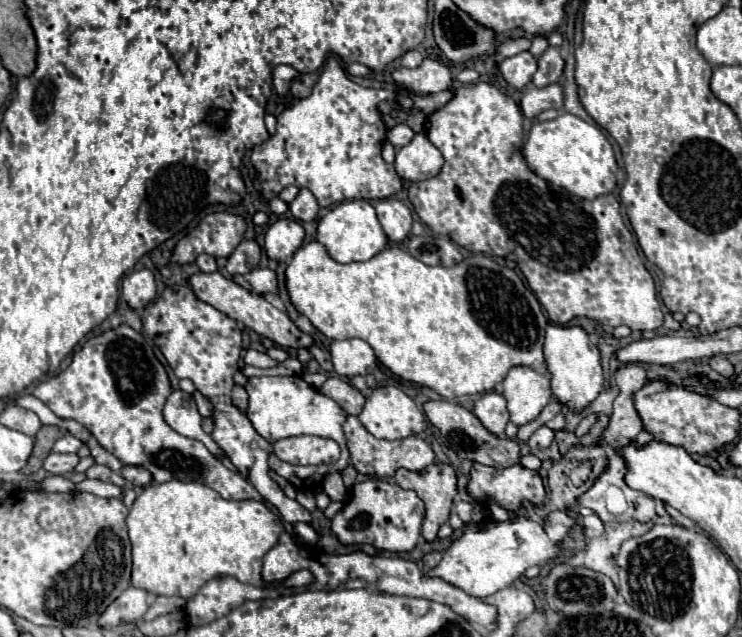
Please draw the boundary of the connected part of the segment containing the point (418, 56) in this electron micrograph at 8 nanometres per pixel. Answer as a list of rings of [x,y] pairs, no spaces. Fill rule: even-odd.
[[[406,51],[400,59],[400,65],[402,67],[418,67],[422,63],[422,59],[424,59],[424,55],[420,51]]]

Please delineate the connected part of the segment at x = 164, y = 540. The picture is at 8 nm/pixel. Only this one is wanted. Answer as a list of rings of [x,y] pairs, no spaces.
[[[152,483],[134,501],[128,513],[128,533],[132,543],[132,585],[154,595],[194,597],[200,587],[214,577],[236,577],[242,583],[258,583],[262,577],[262,559],[278,543],[284,525],[280,517],[262,501],[226,501],[214,489],[202,483]]]

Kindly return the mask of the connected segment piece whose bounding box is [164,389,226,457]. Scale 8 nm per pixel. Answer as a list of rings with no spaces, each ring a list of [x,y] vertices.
[[[180,389],[174,391],[166,401],[164,419],[180,435],[186,435],[190,439],[200,439],[208,447],[210,453],[214,453],[218,457],[226,457],[224,451],[216,445],[216,441],[202,431],[202,427],[200,427],[202,417],[200,417],[196,401],[190,393],[182,393]]]

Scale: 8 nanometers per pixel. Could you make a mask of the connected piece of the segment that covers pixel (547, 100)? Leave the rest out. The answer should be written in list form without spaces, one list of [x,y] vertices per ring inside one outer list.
[[[560,83],[548,87],[528,87],[522,91],[522,113],[534,119],[546,109],[564,109],[564,87]]]

